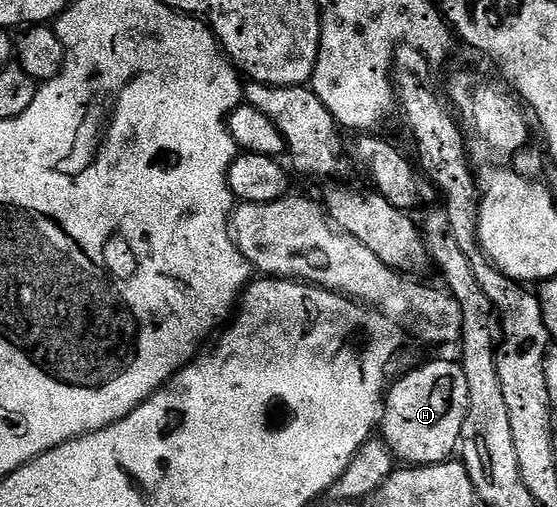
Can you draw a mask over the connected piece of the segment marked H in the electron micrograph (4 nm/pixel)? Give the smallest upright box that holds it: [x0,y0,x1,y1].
[379,359,468,467]

